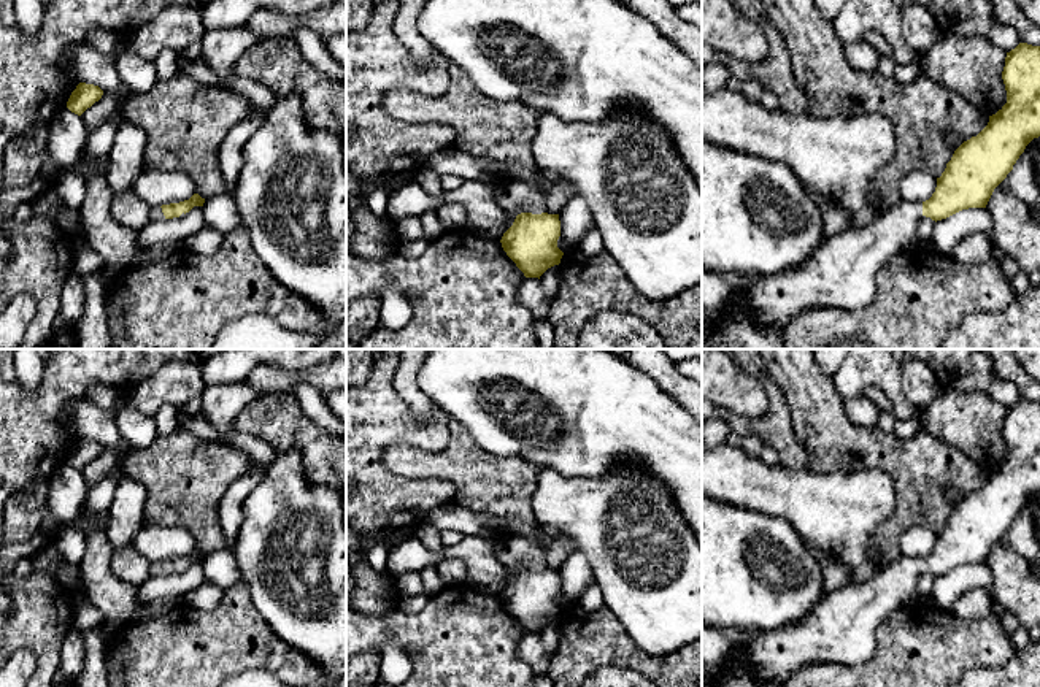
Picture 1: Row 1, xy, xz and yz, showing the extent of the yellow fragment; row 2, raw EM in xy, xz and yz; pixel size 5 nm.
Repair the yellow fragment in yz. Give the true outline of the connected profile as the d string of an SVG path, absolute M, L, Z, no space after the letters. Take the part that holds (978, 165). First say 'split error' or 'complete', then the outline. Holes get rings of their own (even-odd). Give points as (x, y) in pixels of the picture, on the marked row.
split error; M1019 43L1007 52L1002 79L1007 103L988 125L964 141L937 178L932 197L923 203L897 200L894 206L875 213L870 222L824 238L819 249L799 268L776 276L715 274L702 268L702 347L716 328L724 311L745 308L762 327L781 330L800 313L813 308L857 311L869 306L878 294L878 271L894 255L918 244L916 225L923 216L946 219L962 209L986 208L994 189L1013 170L1026 146L1040 136L1040 46Z

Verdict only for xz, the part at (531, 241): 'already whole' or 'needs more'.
needs more

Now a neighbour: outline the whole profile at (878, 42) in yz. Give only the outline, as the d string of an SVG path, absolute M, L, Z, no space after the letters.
M870 30L864 33L862 40L872 44L881 57L892 57L892 46L878 32Z

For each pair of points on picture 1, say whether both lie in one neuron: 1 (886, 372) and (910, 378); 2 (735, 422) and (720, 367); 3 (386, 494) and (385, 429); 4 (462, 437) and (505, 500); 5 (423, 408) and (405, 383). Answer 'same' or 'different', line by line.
1: different
2: different
3: same
4: same
5: same

